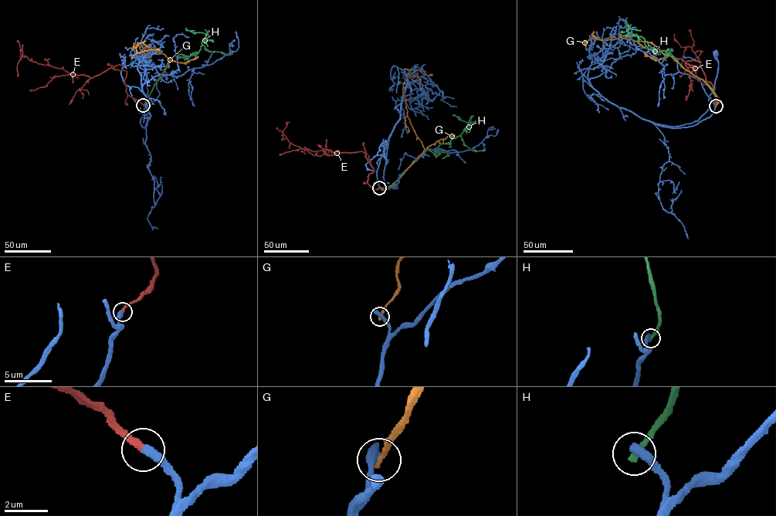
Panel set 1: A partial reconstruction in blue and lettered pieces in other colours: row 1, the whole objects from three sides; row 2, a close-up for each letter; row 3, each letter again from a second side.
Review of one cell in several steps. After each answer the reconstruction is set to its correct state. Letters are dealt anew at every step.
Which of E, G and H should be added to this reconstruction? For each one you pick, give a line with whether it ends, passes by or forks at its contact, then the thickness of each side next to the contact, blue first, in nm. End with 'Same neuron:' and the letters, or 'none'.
E: it ends; calibres 420 and 320 nm
Same neuron: E

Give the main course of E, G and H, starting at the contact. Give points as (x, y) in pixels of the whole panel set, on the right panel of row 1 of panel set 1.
E: (716, 105), (719, 98), (702, 69), (685, 63), (689, 72), (700, 65), (690, 46), (684, 51), (680, 67)
G: (716, 106), (718, 99), (706, 83), (652, 42), (621, 37), (604, 41), (594, 37), (585, 42)
H: (716, 106), (716, 96), (701, 79), (666, 51), (648, 50), (643, 38), (628, 31), (626, 21)

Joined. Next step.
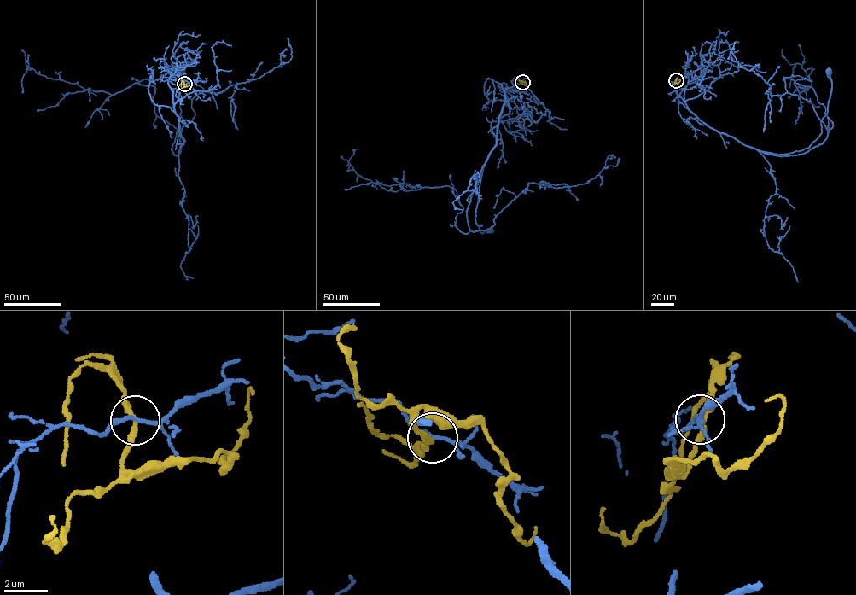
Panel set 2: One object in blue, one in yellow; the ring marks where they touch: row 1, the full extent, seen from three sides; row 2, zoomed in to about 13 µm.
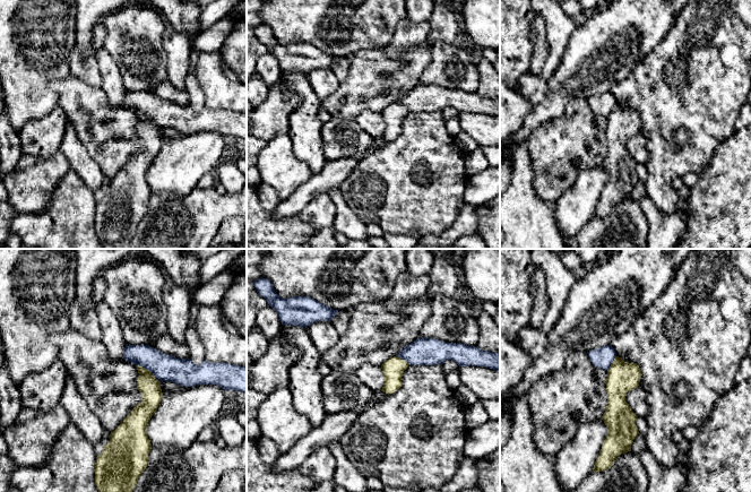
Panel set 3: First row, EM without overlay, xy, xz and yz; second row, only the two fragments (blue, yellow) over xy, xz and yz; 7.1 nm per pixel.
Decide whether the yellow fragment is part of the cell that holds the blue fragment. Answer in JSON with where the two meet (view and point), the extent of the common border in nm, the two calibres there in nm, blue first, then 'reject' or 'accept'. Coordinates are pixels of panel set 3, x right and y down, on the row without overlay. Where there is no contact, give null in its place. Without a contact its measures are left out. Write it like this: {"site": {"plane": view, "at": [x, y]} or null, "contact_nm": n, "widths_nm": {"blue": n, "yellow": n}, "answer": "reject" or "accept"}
{"site": {"plane": "xy", "at": [148, 115]}, "contact_nm": 220, "widths_nm": {"blue": 190, "yellow": 150}, "answer": "reject"}

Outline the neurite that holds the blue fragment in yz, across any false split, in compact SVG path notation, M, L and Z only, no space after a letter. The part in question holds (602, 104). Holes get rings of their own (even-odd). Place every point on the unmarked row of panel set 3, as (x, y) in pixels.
M611 92L598 94L587 98L590 109L601 115L608 116L614 107L616 100Z

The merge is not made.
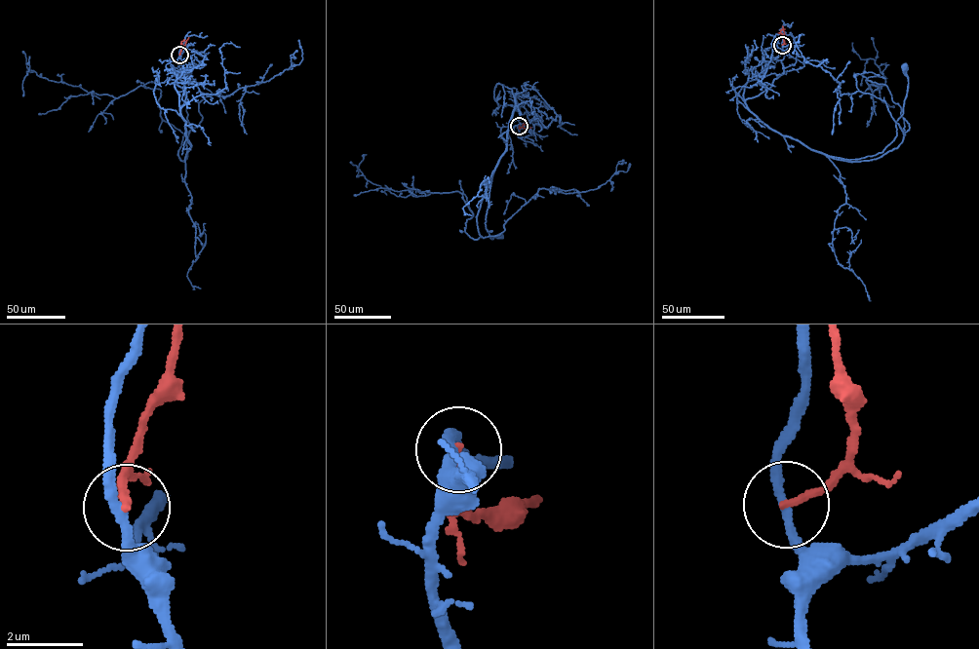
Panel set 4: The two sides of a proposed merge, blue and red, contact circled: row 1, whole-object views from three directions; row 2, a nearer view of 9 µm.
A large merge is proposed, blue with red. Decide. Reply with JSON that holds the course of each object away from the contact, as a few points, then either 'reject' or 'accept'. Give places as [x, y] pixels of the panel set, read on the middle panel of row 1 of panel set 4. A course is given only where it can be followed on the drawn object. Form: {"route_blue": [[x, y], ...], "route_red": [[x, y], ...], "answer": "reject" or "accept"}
{"route_blue": [[519, 125], [509, 126], [519, 119], [516, 95], [486, 215], [490, 238], [498, 236]], "route_red": [[519, 125], [525, 129], [530, 127]], "answer": "reject"}

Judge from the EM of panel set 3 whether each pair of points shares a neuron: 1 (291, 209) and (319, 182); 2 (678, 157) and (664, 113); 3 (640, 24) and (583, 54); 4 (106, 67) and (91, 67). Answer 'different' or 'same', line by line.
1: same
2: same
3: same
4: different

